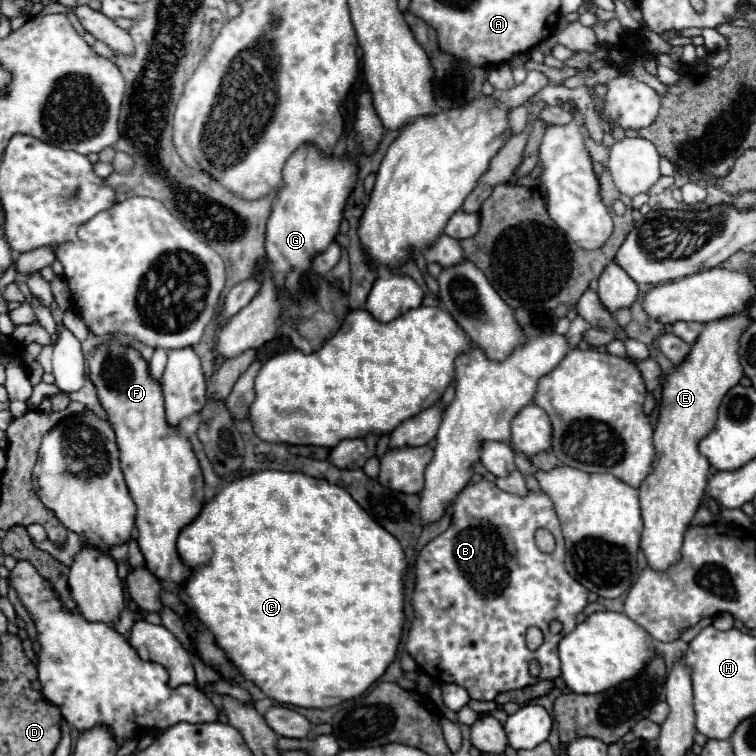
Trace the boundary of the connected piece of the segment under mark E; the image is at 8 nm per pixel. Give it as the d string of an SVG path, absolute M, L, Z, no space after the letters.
M741 312L737 316L729 316L725 320L715 320L715 322L705 324L697 344L691 348L685 362L679 364L667 376L667 380L663 384L661 414L659 414L659 420L655 426L655 436L653 436L655 456L657 456L655 468L641 482L641 488L639 488L641 518L643 518L641 550L647 558L647 566L655 572L663 572L681 560L685 532L687 532L697 508L701 506L701 500L703 500L705 488L707 488L707 478L709 478L709 460L699 452L699 440L703 440L713 430L713 424L717 422L717 408L719 408L725 392L729 392L729 388L733 388L733 384L737 384L743 376L743 368L741 368L739 356L737 356L737 344L739 344L741 332L749 326L749 322L751 320L747 318L747 312Z

